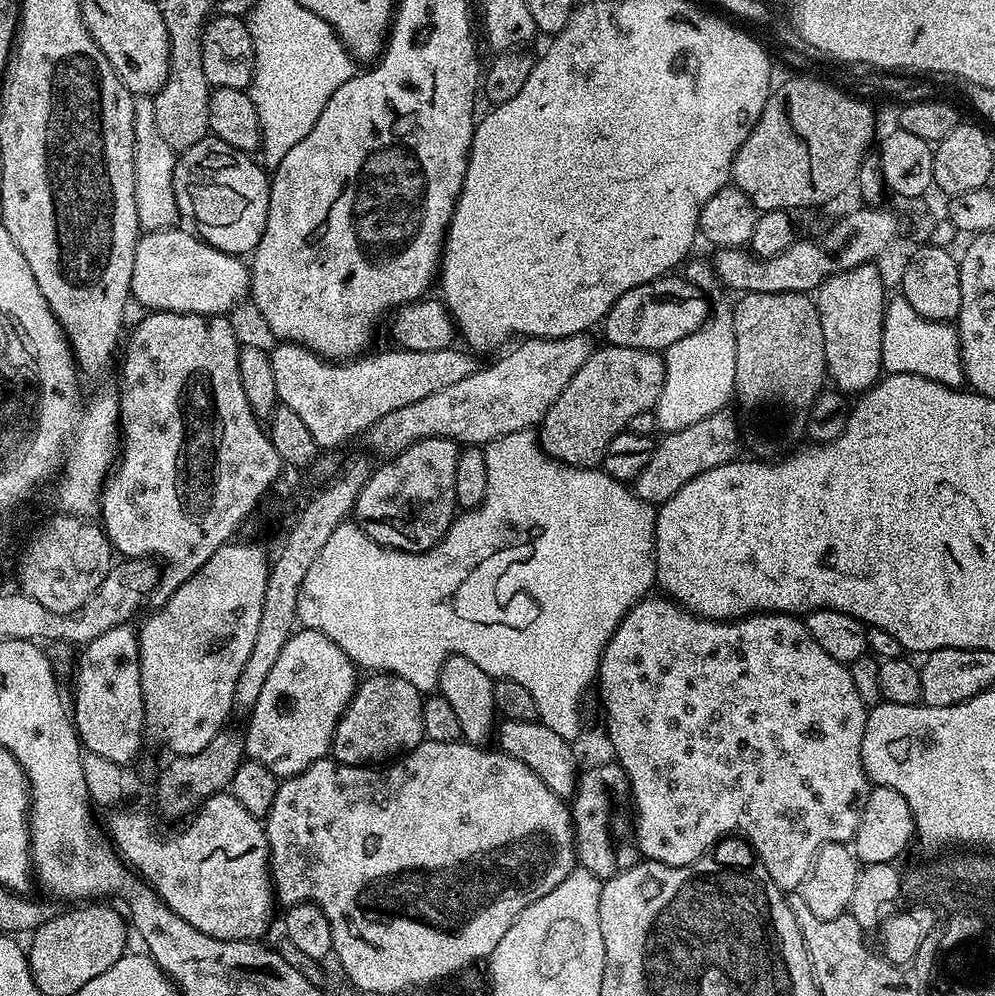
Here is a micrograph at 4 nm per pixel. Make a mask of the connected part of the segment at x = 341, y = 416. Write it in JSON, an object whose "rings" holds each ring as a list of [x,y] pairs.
{"rings":[[[280,342],[275,346],[277,348],[273,347],[270,355],[274,366],[277,401],[294,414],[298,414],[302,422],[306,422],[306,430],[310,430],[316,447],[320,450],[336,448],[355,436],[363,437],[373,424],[386,418],[386,414],[410,402],[422,402],[422,398],[430,398],[430,394],[438,394],[438,390],[446,390],[446,386],[454,386],[454,382],[470,378],[470,374],[474,374],[478,367],[477,357],[460,346],[442,350],[410,350],[396,346],[393,347],[393,352],[376,352],[373,356],[361,354],[343,362],[333,362],[302,347],[301,344]]]}

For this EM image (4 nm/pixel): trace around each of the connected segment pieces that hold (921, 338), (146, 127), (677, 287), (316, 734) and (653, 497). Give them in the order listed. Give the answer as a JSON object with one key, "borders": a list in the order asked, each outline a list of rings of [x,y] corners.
{"borders":[[[[893,295],[892,300],[889,299],[886,304],[884,313],[884,363],[882,365],[885,373],[905,372],[906,374],[918,374],[922,378],[930,378],[939,384],[945,384],[947,388],[960,388],[965,383],[964,367],[960,361],[960,339],[956,333],[955,327],[951,323],[943,324],[942,322],[934,322],[922,318],[922,314],[918,314],[914,310],[914,306],[910,306],[910,302],[906,302],[906,298],[902,295]]],[[[138,96],[134,99],[134,202],[138,210],[138,222],[144,232],[157,232],[177,223],[174,198],[174,166],[178,153],[158,134],[158,122],[154,115],[154,99]]],[[[676,274],[661,276],[659,280],[651,280],[642,286],[634,286],[626,290],[626,294],[622,294],[622,298],[618,298],[611,310],[604,316],[602,329],[604,328],[605,341],[608,344],[617,344],[627,348],[645,348],[651,352],[667,350],[671,344],[678,342],[686,334],[692,334],[694,330],[698,330],[706,323],[710,315],[710,307],[708,308],[708,300],[704,296],[707,296],[705,289],[697,288],[687,278],[679,280]]],[[[306,627],[293,631],[286,646],[282,646],[282,654],[278,654],[278,662],[274,662],[274,670],[270,670],[270,678],[266,678],[266,686],[262,686],[262,694],[258,694],[258,702],[254,702],[247,717],[248,728],[244,737],[247,759],[262,762],[262,766],[277,778],[293,776],[306,770],[306,766],[325,759],[332,746],[334,730],[344,717],[357,683],[356,665],[337,644],[326,638],[326,634]]],[[[728,410],[715,412],[710,418],[702,418],[702,422],[694,422],[694,426],[686,426],[686,430],[661,435],[661,440],[652,449],[650,462],[646,462],[642,474],[636,476],[636,496],[653,506],[665,504],[686,486],[686,482],[690,482],[690,478],[737,459],[739,452],[736,451],[741,451],[742,437],[737,417],[730,413]]]]}

